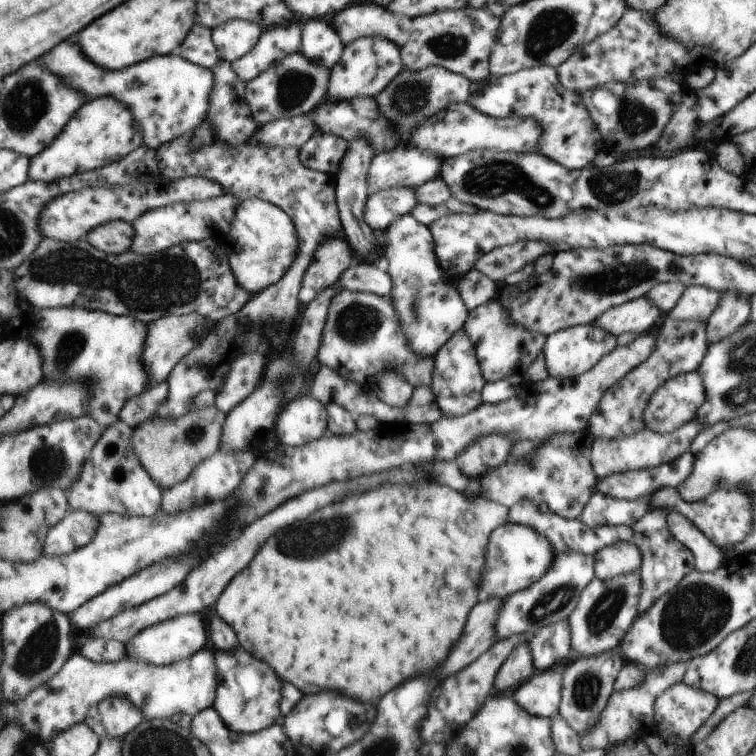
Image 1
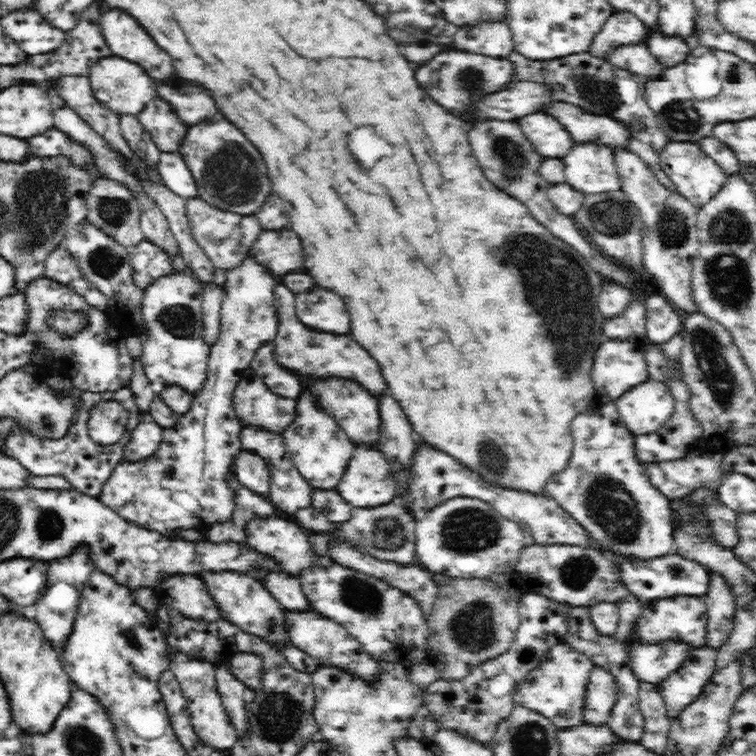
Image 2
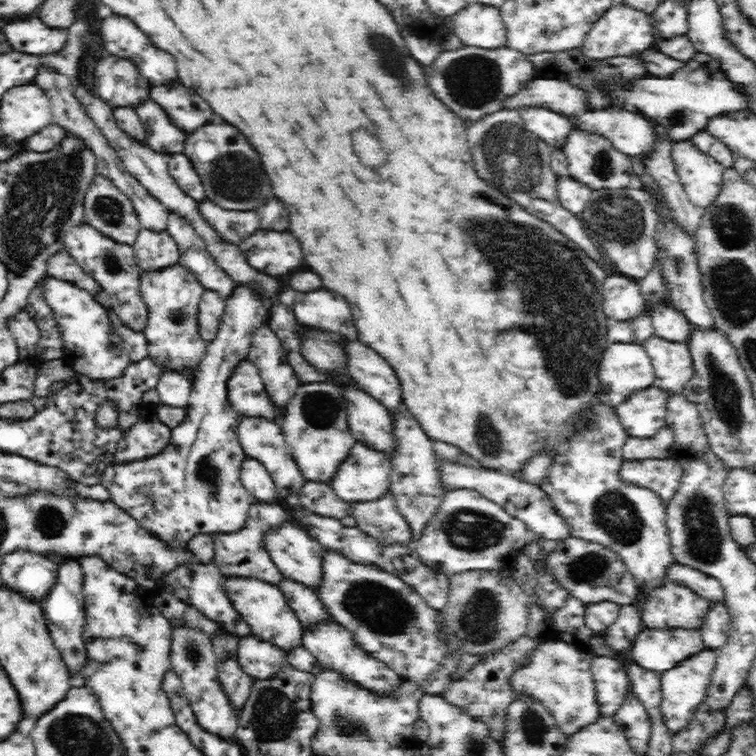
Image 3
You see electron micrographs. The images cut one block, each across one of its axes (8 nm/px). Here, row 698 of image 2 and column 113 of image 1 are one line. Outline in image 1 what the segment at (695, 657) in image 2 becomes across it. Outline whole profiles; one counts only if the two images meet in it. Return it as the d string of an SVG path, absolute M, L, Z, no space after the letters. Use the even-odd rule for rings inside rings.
M212 646L173 665L157 665L132 656L117 663L99 663L82 652L74 653L55 677L26 700L14 703L4 696L1 706L3 719L7 720L7 726L12 721L20 721L30 738L46 742L74 725L84 723L90 711L106 699L130 699L145 712L146 719L171 719L176 714L195 717L217 703L219 682L216 658Z

